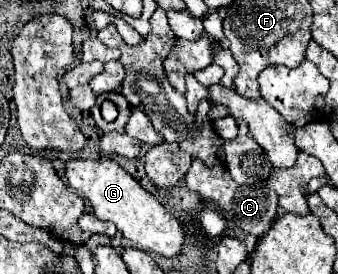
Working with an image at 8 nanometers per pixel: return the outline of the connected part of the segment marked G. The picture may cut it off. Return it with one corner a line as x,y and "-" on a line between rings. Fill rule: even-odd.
108,158
68,160
66,178
68,178
68,184
76,192
82,192
80,196
92,204
94,214
100,220
114,222
118,232
124,238
128,238
132,244
136,244
136,248
164,256
164,258
176,258
180,254
184,244
182,224
114,160
108,160

